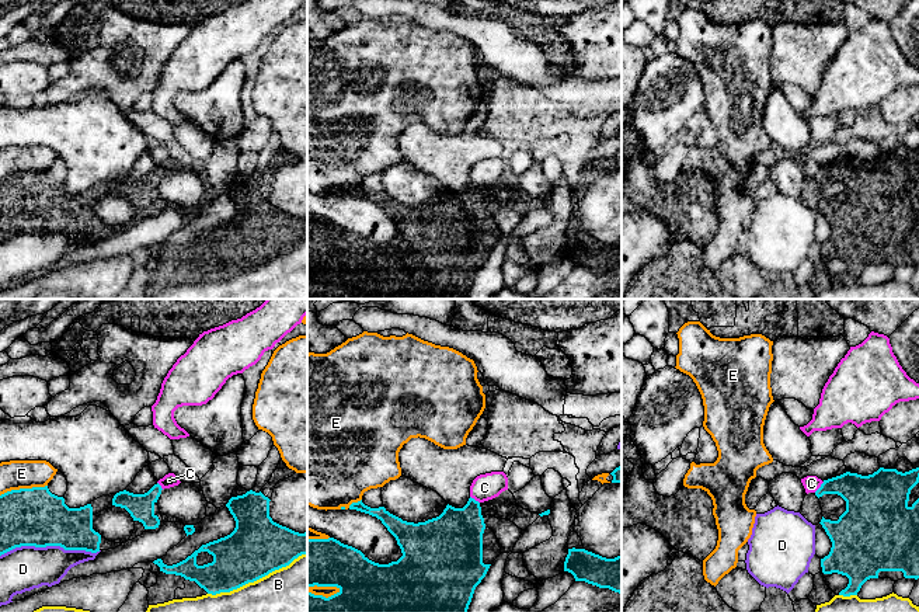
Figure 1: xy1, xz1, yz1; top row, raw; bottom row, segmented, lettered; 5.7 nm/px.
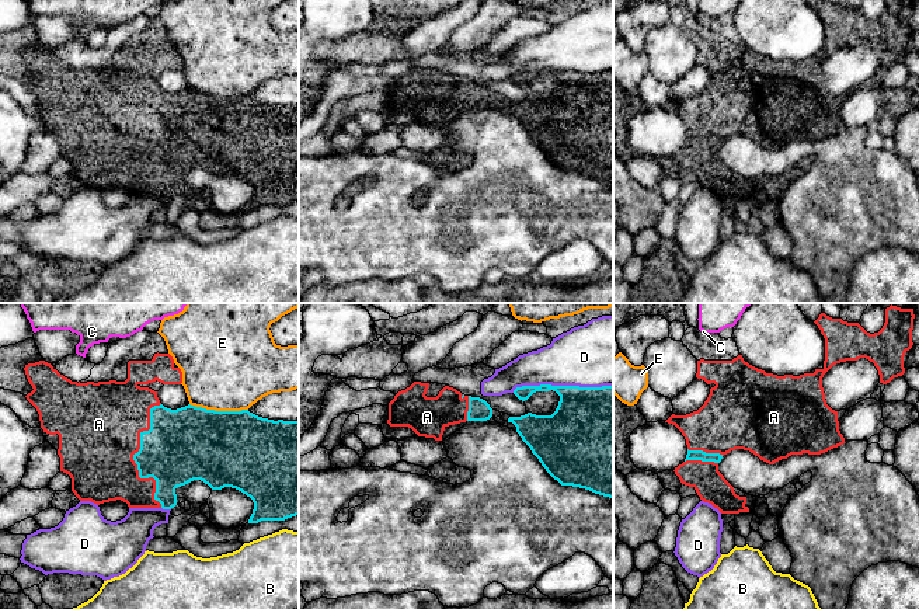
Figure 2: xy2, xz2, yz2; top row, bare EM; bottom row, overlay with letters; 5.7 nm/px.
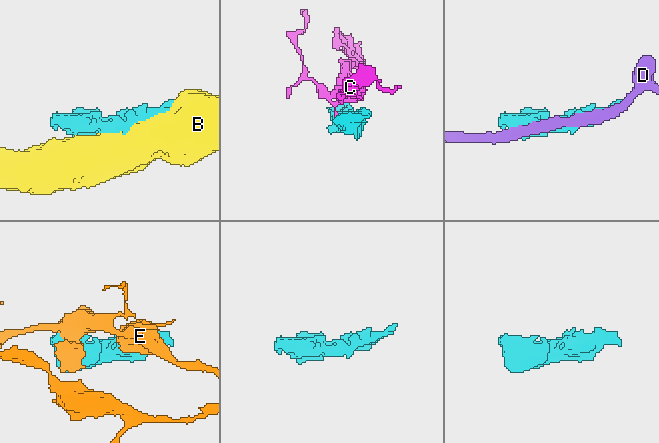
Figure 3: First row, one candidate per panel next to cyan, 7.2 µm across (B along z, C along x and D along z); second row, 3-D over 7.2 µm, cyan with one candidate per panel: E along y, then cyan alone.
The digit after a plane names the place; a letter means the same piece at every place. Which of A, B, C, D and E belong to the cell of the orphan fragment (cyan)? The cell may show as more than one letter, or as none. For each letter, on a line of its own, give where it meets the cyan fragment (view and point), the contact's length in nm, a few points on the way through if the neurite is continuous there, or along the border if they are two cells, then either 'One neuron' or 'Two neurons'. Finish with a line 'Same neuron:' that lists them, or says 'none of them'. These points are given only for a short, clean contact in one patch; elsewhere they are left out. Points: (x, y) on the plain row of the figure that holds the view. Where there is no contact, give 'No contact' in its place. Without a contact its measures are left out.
A: Touches cyan at xy2 (133, 143). Shared border 600 nm. One neuron
B: Touches cyan at xy1 (257, 264). Shared border 600 nm. Two neurons
C: Touches cyan at yz1 (820, 173). Shared border 90 nm. Boundary: yz1 (824, 167), (814, 177). Two neurons
D: Touches cyan at xz2 (561, 72). Shared border 600 nm. Two neurons
E: Touches cyan at xy2 (219, 97). Shared border 340 nm. Two neurons
Same neuron: A

